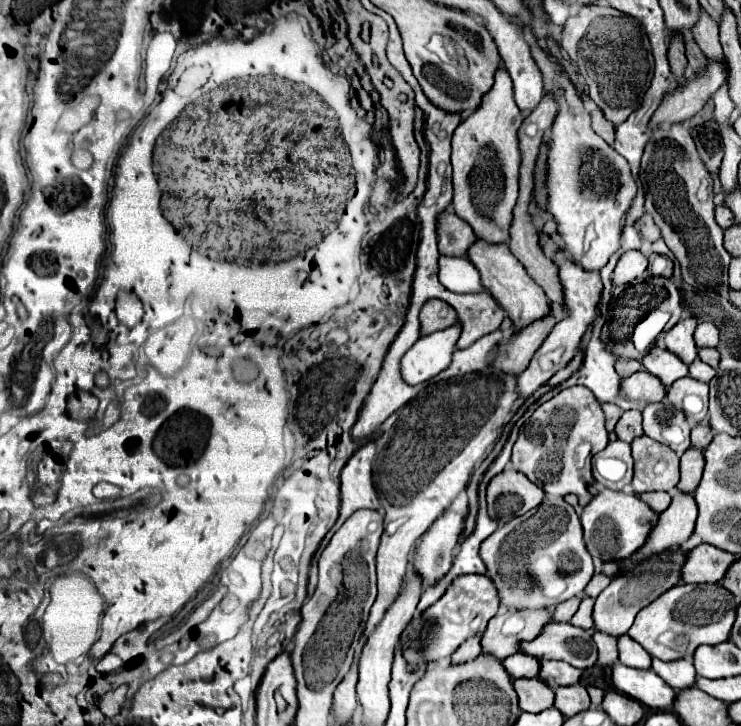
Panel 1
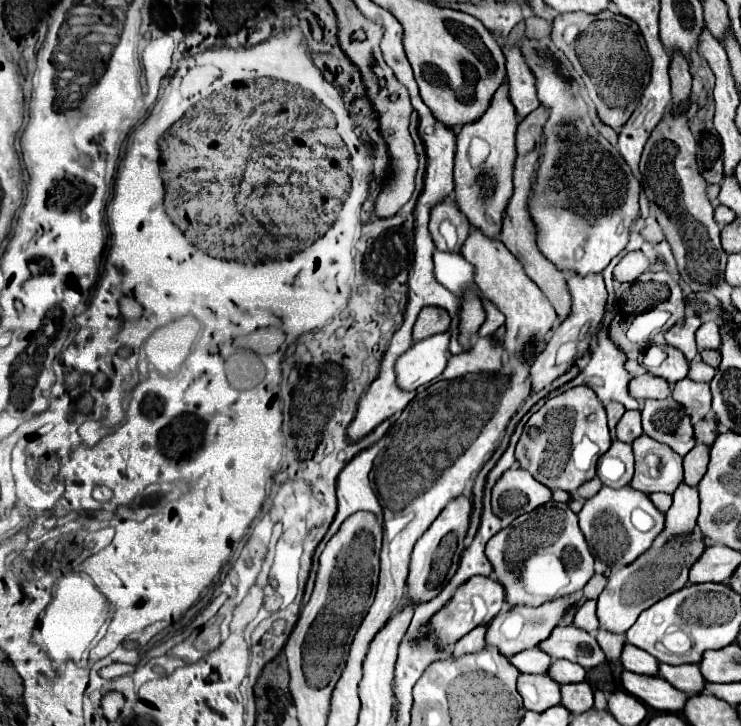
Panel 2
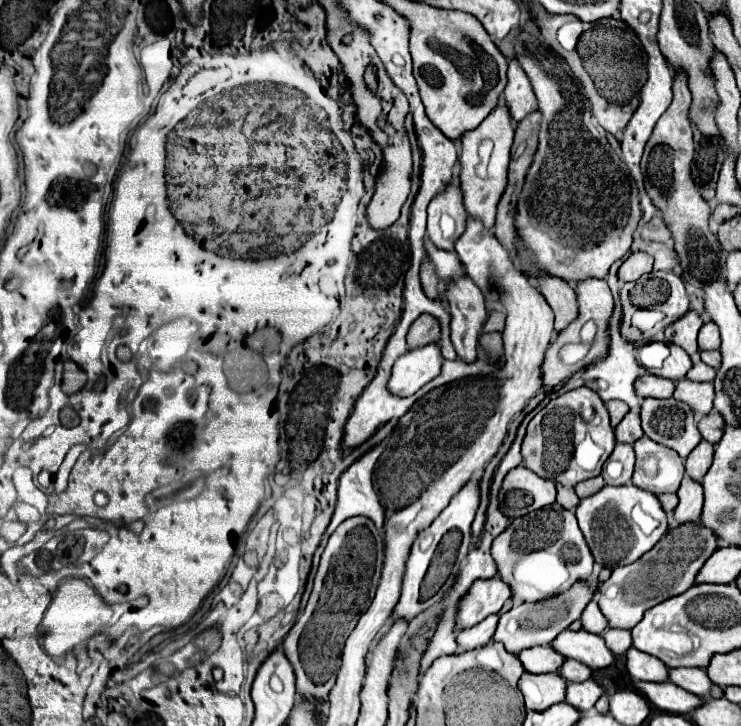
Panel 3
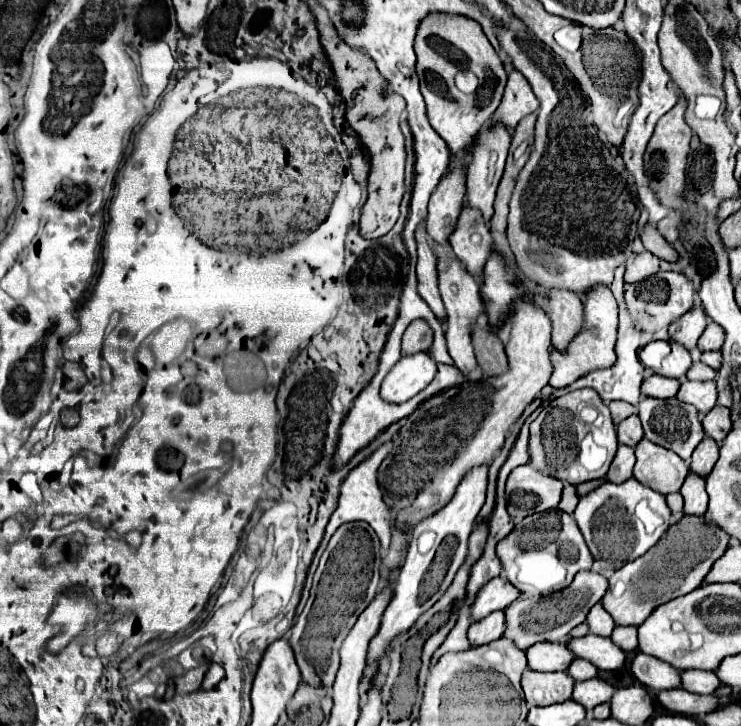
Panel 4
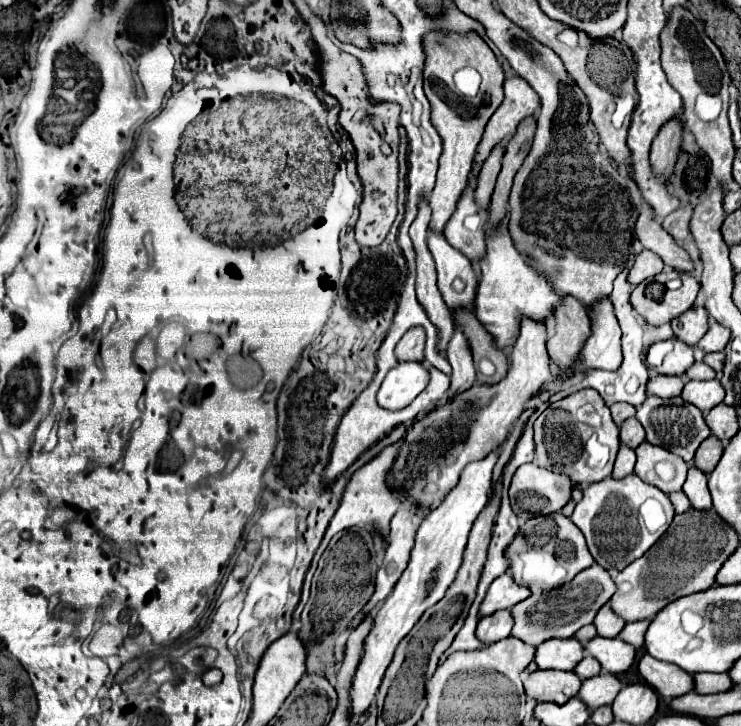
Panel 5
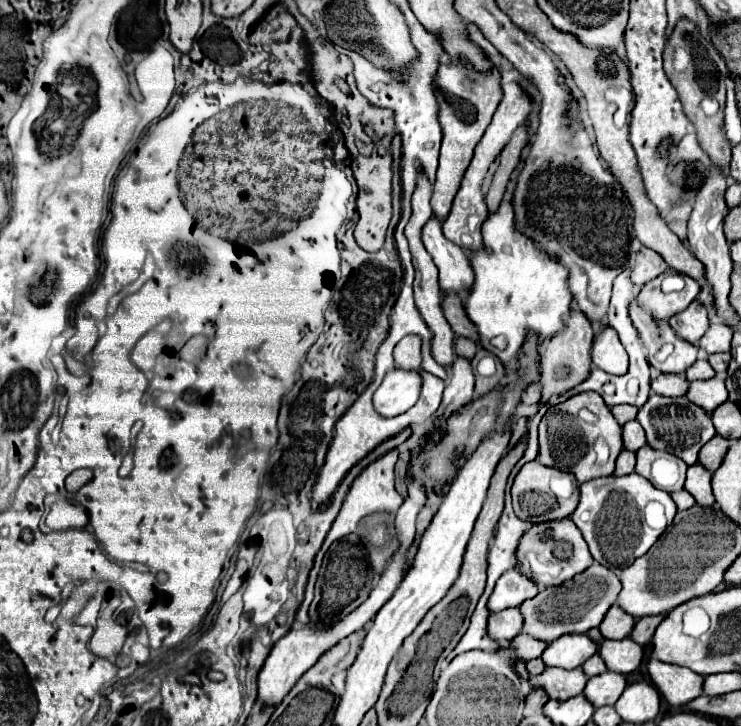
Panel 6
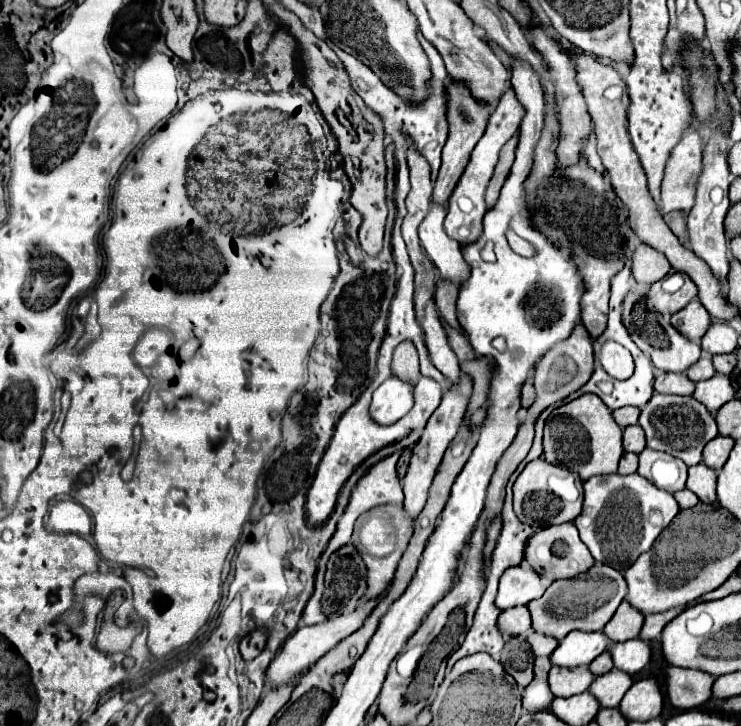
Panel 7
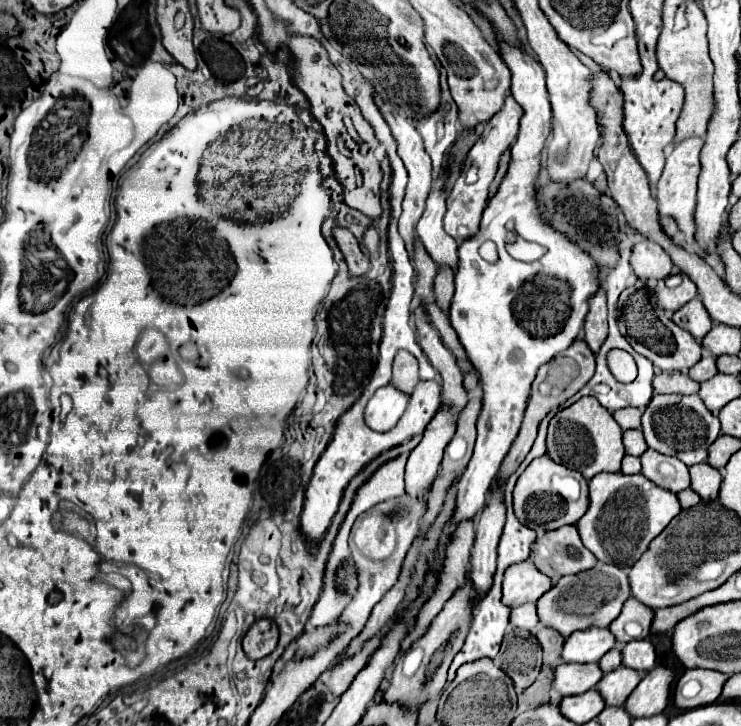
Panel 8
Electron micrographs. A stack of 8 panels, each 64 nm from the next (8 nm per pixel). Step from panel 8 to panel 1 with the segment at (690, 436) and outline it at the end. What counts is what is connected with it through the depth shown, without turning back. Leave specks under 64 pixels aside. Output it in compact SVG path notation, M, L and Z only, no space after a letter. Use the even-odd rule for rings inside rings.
M668 400L648 404L642 416L646 436L670 446L678 454L684 454L690 448L690 428L684 420L684 414Z

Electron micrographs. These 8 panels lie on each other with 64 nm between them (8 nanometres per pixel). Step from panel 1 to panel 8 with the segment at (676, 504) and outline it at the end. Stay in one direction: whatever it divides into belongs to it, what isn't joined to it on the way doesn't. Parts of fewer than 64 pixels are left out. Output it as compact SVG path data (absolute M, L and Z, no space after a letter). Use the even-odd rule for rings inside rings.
M696 464L690 468L690 488L702 498L702 500L716 500L718 498L718 488L720 488L720 472L712 468L710 464Z

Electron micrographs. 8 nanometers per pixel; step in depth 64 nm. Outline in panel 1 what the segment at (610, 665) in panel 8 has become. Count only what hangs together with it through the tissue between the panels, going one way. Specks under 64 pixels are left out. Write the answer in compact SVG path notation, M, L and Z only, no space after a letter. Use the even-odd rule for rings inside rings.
M548 660L548 662L542 662L540 666L540 672L538 672L538 678L548 684L550 688L558 688L558 686L572 686L580 680L582 676L582 670L578 668L572 668L570 664L566 662L554 662L554 660Z

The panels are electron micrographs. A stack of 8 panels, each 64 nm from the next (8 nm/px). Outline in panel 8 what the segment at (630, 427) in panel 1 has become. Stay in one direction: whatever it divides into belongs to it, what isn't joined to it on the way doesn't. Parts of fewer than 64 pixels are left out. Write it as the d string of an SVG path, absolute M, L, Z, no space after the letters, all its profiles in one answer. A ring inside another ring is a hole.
M642 428L626 430L624 432L624 446L626 446L626 454L632 454L632 456L644 454L646 442L644 442L644 436L642 436Z

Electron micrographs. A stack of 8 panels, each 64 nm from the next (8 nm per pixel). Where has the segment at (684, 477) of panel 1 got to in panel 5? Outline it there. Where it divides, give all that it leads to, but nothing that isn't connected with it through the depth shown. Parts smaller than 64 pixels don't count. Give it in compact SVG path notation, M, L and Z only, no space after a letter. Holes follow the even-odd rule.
M710 436L708 440L704 440L704 444L700 444L700 448L696 450L696 456L694 456L694 466L698 468L698 470L702 470L704 474L710 474L714 468L716 468L716 464L718 464L718 460L720 460L720 456L722 456L722 442L716 438L716 436Z

